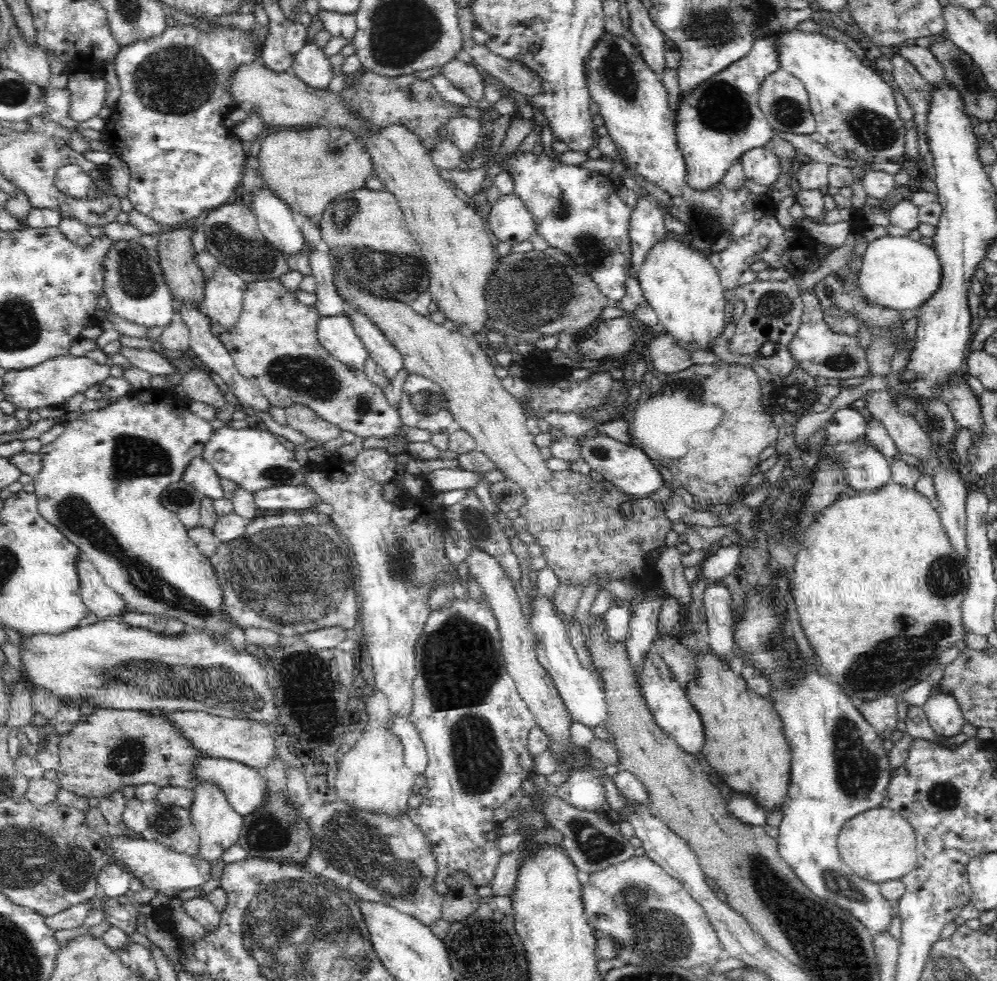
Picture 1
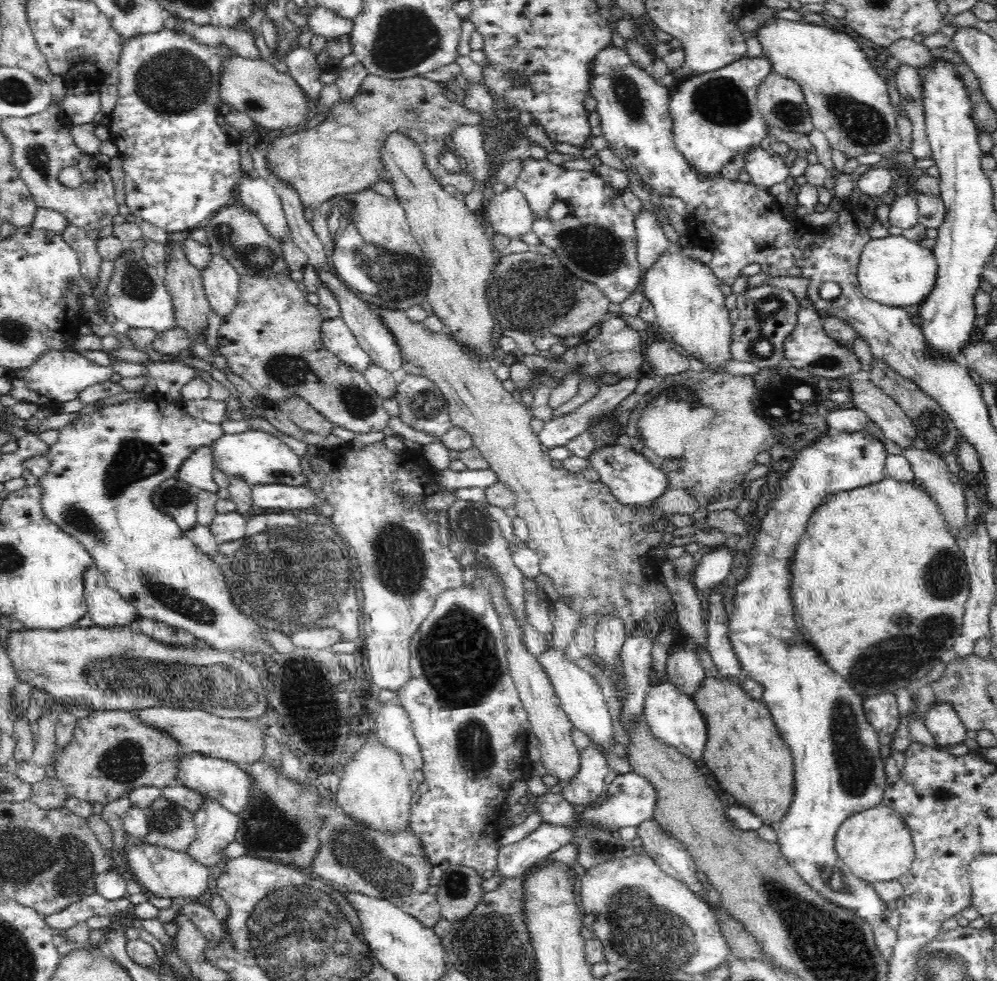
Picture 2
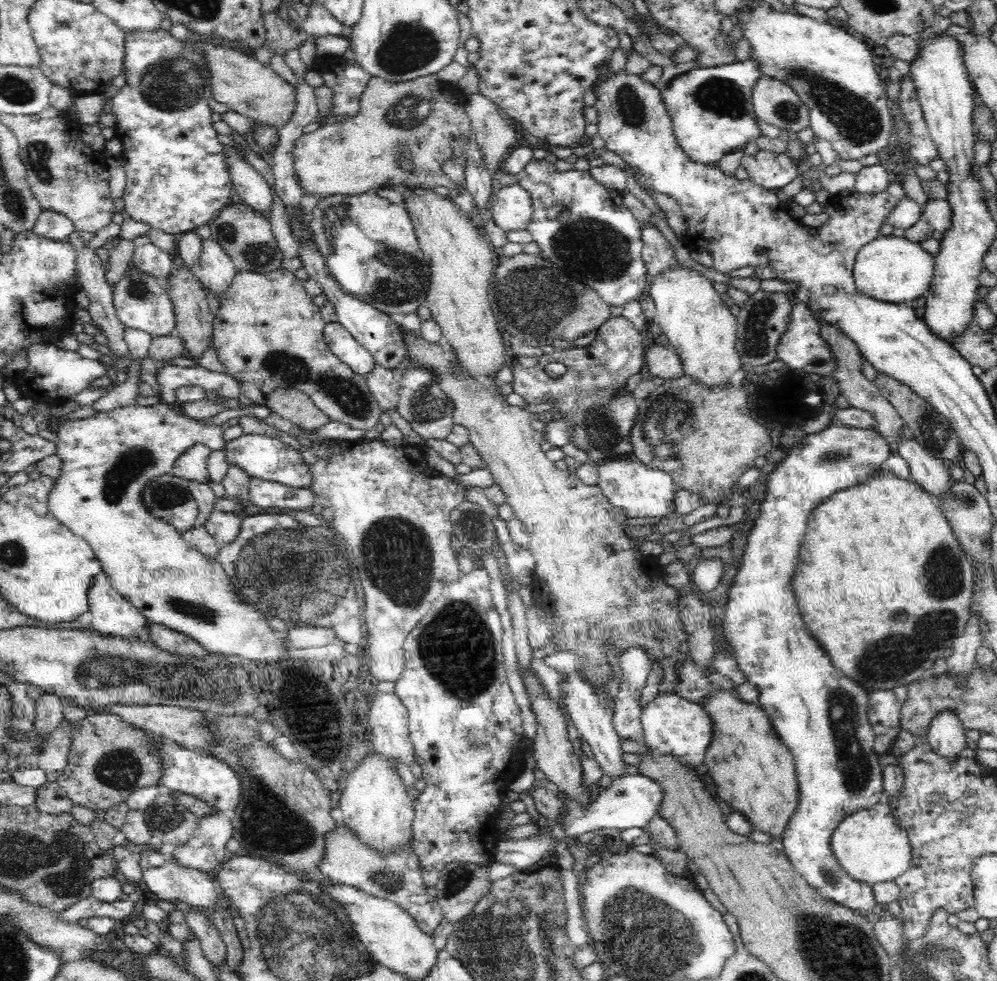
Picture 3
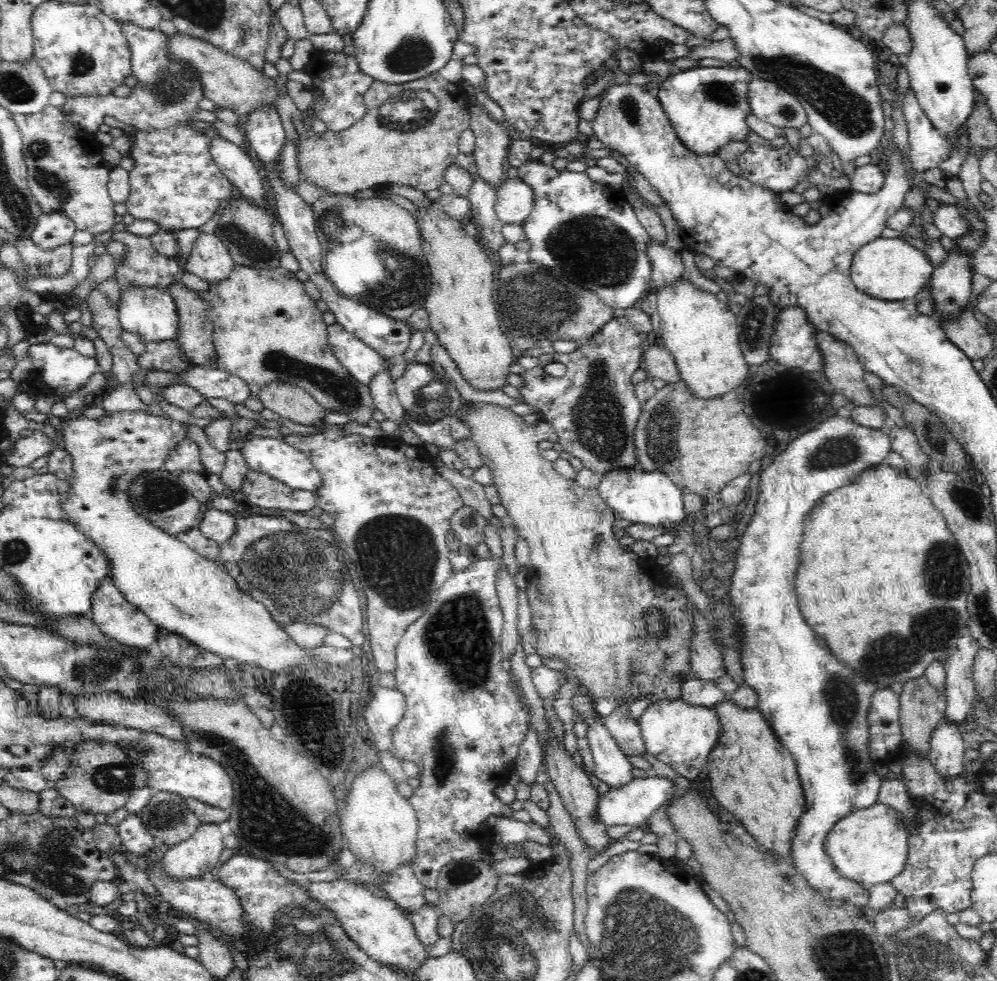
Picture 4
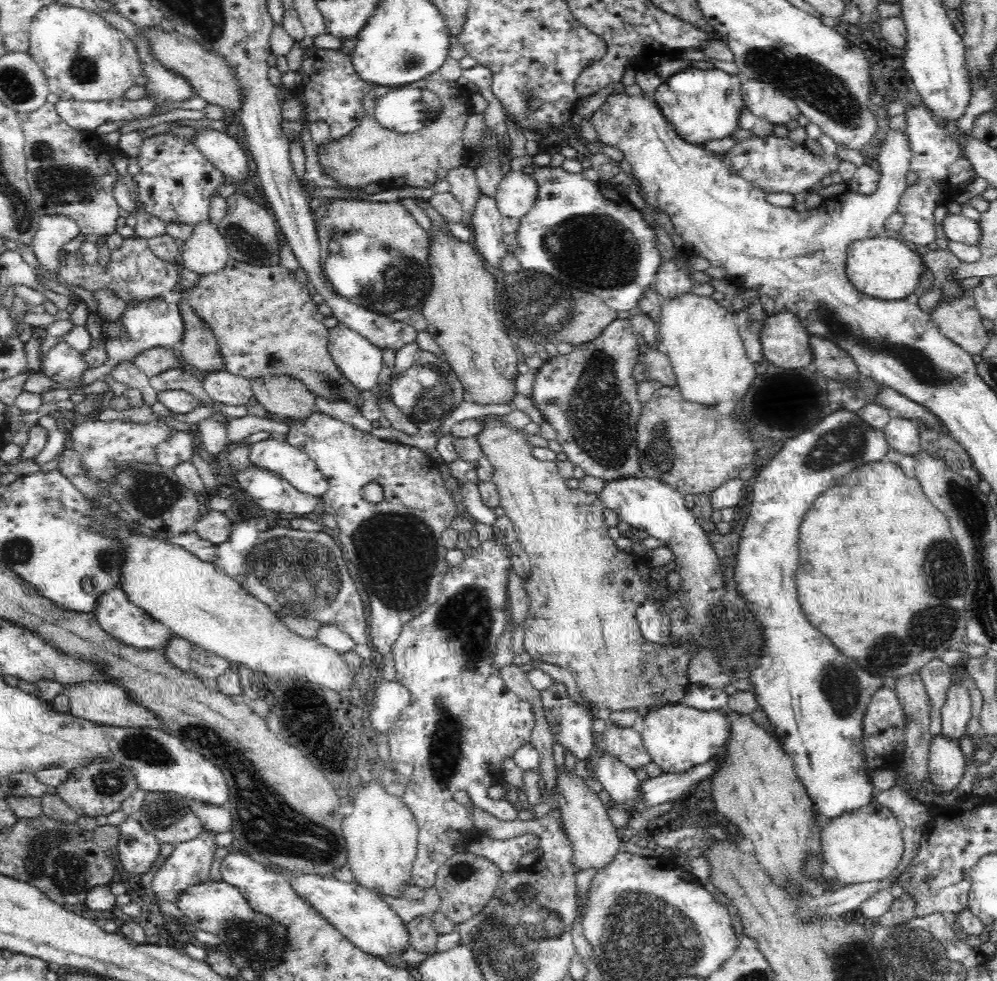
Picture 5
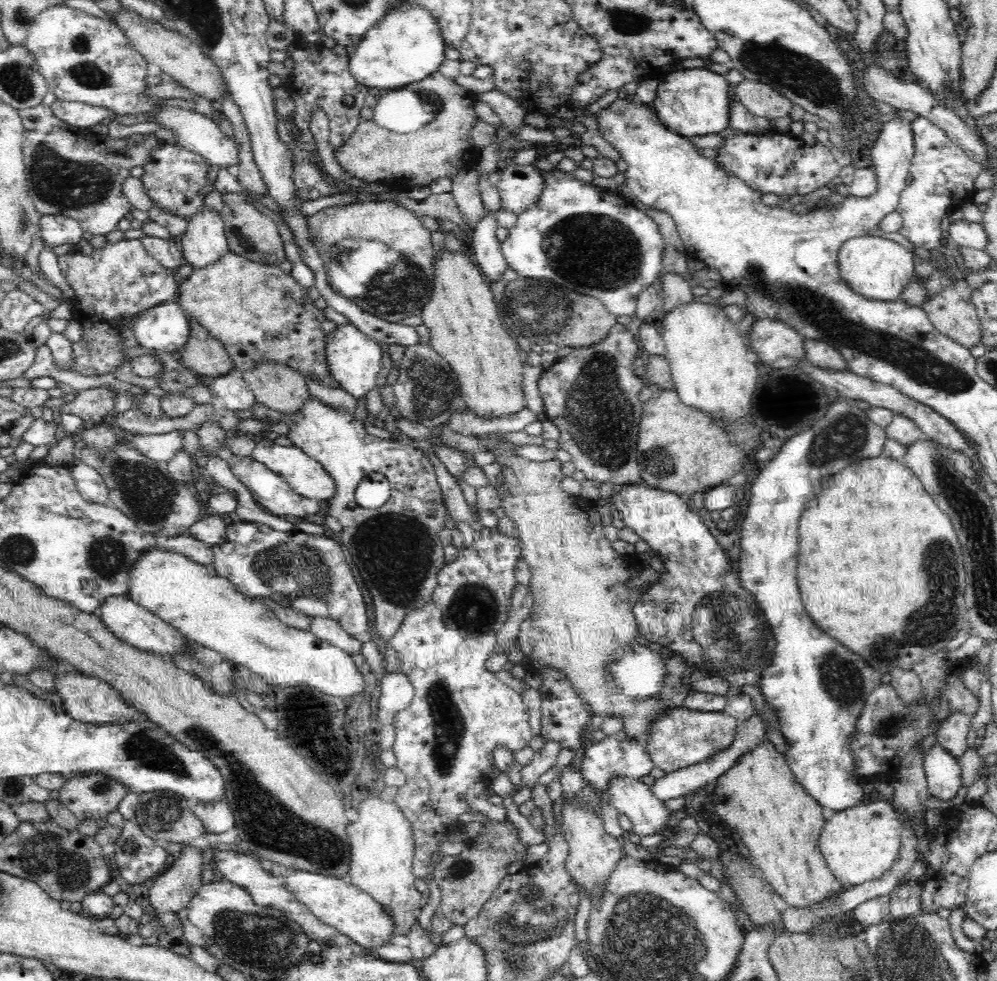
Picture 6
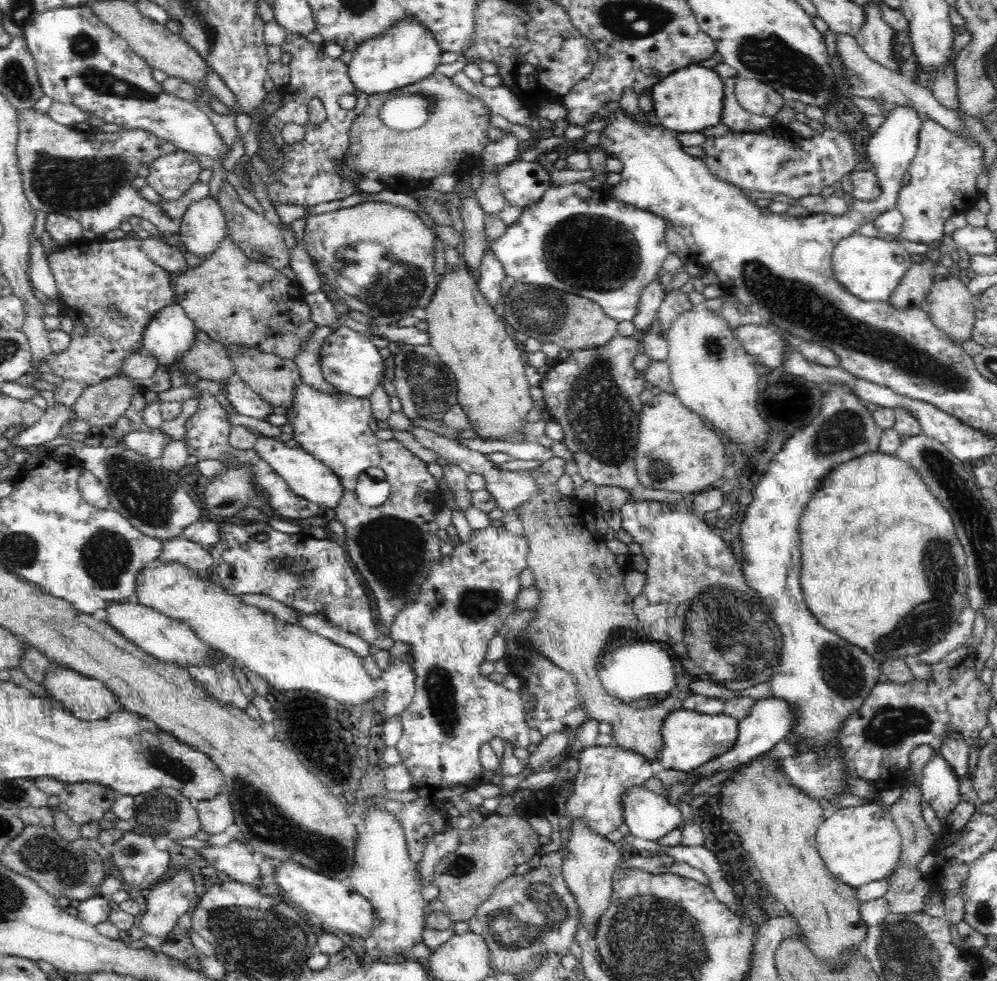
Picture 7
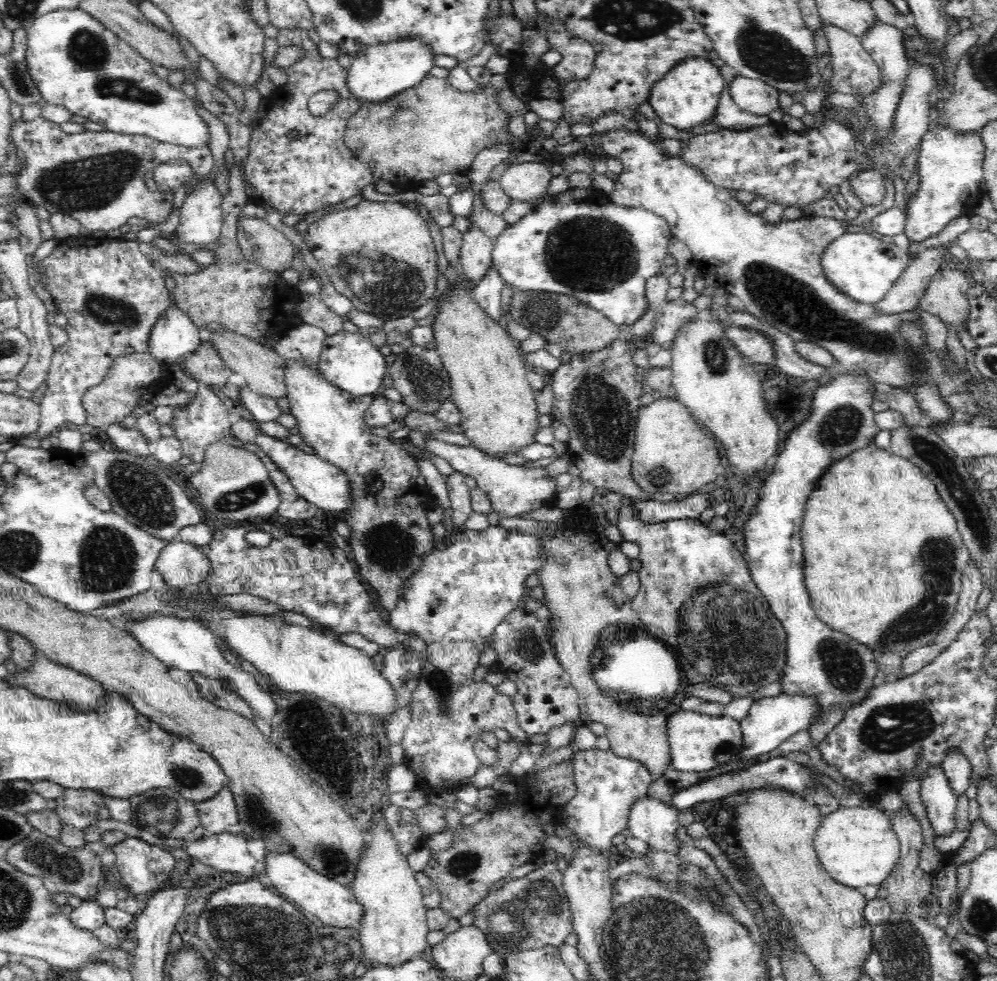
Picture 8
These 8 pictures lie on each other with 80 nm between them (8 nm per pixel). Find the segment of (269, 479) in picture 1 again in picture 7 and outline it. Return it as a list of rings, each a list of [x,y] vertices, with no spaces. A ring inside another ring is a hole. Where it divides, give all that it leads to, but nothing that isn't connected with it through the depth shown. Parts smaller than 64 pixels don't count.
[[[260,434],[253,449],[257,455],[265,460],[274,472],[277,472],[294,491],[294,494],[303,499],[316,503],[320,508],[334,508],[342,498],[344,487],[341,480],[321,460],[314,458],[302,448],[292,448],[284,445],[277,437],[268,437]]]

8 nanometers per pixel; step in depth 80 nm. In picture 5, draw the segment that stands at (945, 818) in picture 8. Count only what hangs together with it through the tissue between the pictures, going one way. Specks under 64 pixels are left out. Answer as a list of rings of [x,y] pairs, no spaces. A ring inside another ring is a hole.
[[[944,733],[935,734],[929,746],[929,778],[940,792],[952,792],[961,782],[968,766],[961,746]]]

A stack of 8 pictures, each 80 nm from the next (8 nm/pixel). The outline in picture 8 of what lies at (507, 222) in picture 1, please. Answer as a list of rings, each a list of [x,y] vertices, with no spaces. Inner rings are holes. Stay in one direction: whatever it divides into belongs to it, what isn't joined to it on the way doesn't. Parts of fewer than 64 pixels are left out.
[[[524,161],[508,165],[498,181],[511,200],[536,202],[547,192],[552,179],[550,166],[541,162]]]

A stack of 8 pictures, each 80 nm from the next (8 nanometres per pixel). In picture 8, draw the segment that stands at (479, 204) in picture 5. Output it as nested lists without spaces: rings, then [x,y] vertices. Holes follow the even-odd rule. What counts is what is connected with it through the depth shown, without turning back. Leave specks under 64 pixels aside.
[[[490,265],[486,276],[480,282],[474,284],[471,296],[479,305],[479,308],[488,314],[488,317],[498,322],[500,315],[503,313],[501,304],[501,291],[503,281],[499,273],[495,271],[494,265]]]

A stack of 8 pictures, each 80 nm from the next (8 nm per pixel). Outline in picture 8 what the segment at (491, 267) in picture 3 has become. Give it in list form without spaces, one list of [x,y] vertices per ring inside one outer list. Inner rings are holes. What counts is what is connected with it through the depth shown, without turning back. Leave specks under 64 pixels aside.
[[[461,277],[454,288],[446,288],[442,298],[436,302],[434,329],[435,350],[446,367],[452,401],[460,411],[459,424],[472,442],[483,454],[499,459],[504,454],[522,454],[530,443],[534,443],[538,425],[538,407],[534,389],[526,378],[529,367],[523,360],[524,353],[519,344],[511,338],[498,322],[483,312],[471,296],[473,286]]]

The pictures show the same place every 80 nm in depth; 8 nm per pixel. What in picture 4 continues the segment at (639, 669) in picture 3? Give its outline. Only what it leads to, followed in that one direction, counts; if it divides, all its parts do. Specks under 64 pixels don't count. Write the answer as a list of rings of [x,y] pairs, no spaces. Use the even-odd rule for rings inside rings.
[[[628,705],[615,708],[614,711],[605,718],[606,726],[616,740],[618,747],[623,754],[630,758],[639,756],[644,758],[646,748],[641,735],[641,728],[638,723],[630,717]]]

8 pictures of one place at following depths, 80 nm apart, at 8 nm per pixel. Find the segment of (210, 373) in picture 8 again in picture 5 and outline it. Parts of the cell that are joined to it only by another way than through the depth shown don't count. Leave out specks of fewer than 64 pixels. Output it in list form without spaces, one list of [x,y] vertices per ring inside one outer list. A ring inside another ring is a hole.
[[[184,297],[180,300],[180,313],[186,328],[181,353],[186,366],[200,374],[225,370],[225,361],[213,332],[192,312]]]

